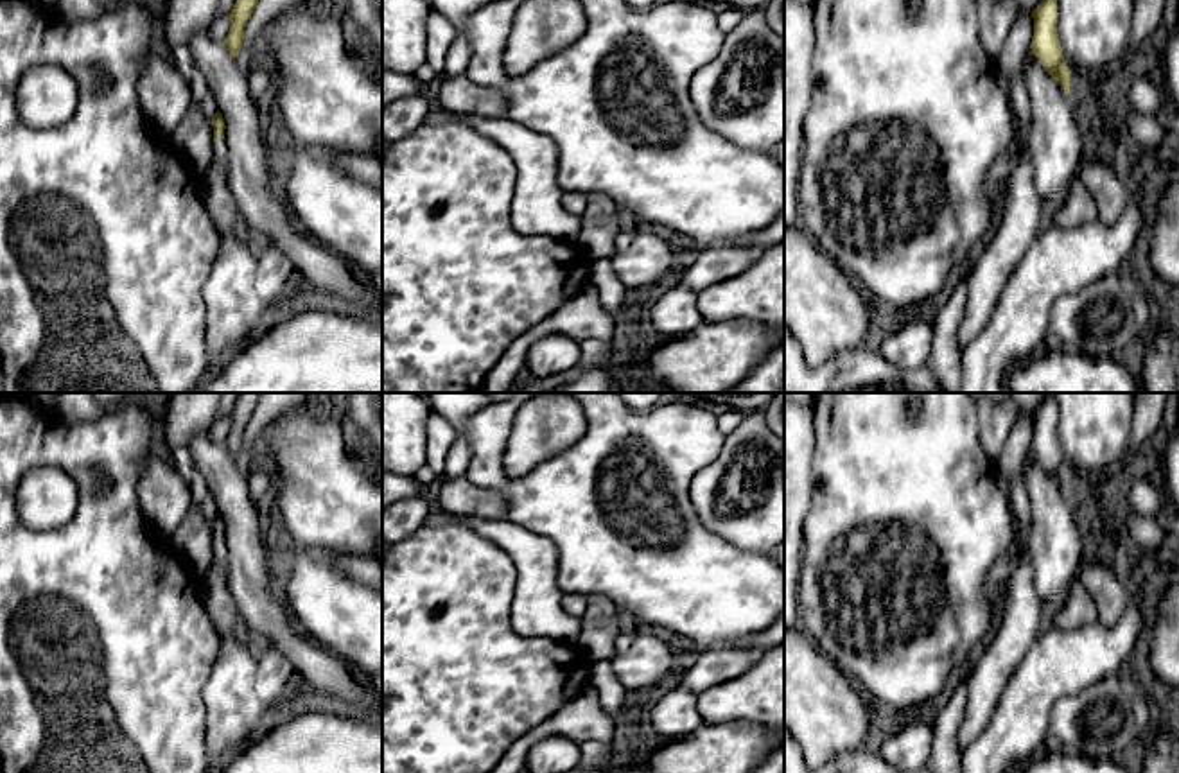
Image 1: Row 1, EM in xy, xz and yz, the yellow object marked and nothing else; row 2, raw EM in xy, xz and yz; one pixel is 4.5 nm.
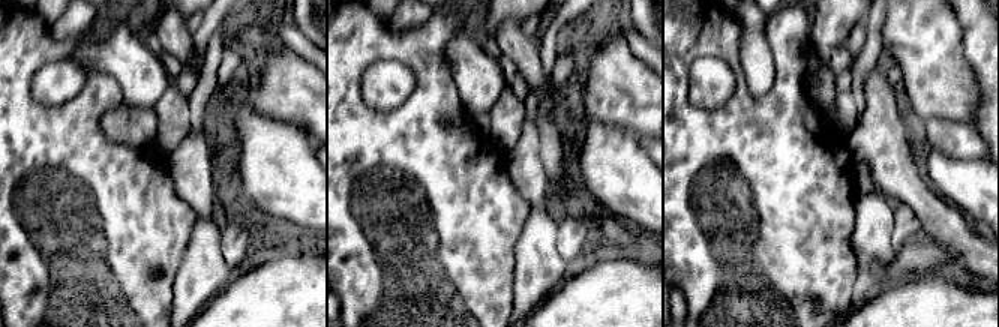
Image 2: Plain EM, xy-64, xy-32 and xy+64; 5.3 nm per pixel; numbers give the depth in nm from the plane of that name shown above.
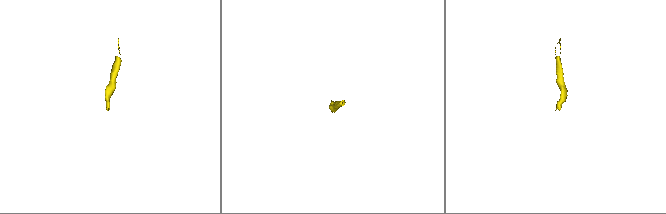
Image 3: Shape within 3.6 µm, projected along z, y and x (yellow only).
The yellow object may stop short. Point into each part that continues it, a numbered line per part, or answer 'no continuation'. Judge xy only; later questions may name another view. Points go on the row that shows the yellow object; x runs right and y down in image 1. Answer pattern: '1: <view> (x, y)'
1: xy (216, 194)

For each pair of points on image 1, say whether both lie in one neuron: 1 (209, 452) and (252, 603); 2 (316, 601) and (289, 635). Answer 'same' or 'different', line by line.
1: same
2: different

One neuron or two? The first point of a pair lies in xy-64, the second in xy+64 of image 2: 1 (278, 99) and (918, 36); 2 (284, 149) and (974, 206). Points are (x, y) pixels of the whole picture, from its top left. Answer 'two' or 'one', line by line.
1: one
2: one

